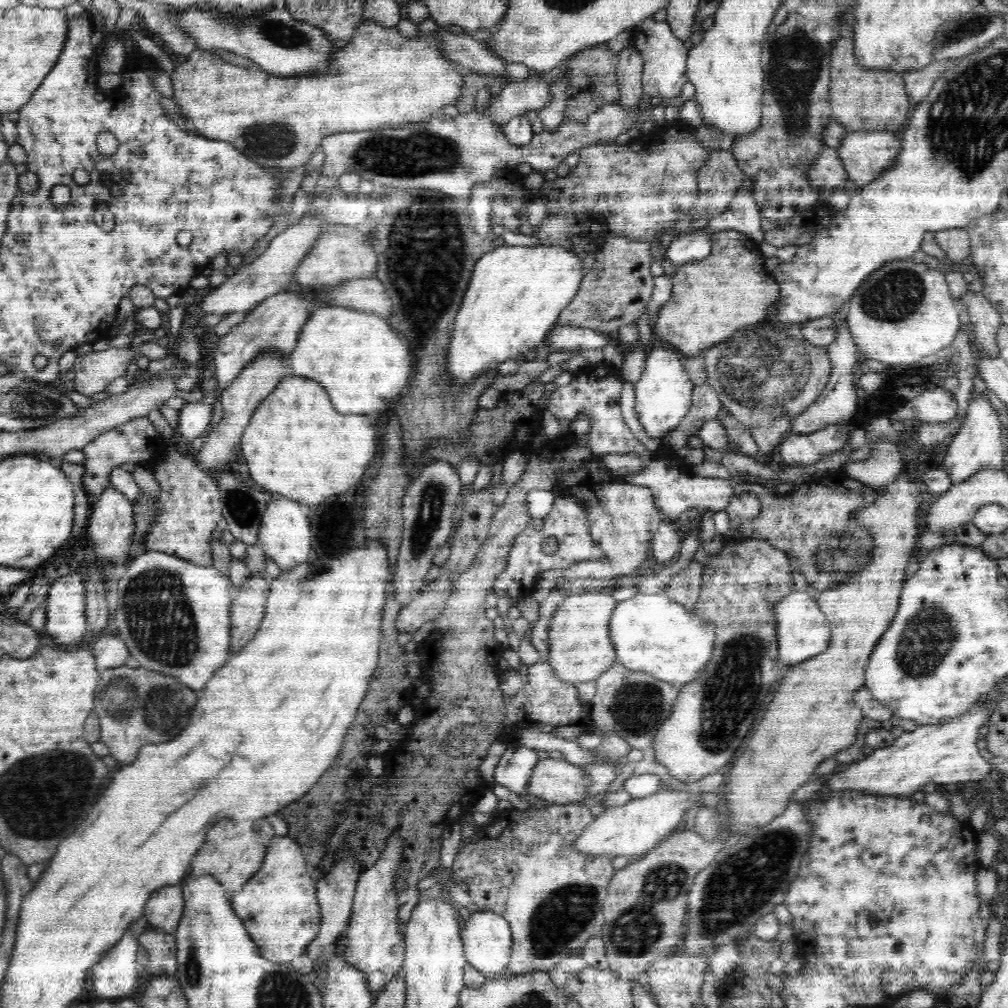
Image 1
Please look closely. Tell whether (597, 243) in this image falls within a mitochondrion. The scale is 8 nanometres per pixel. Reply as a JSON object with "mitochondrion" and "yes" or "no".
{"mitochondrion":"no"}

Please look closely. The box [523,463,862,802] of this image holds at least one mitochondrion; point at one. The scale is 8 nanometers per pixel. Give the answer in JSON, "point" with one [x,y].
{"point":[734,686]}

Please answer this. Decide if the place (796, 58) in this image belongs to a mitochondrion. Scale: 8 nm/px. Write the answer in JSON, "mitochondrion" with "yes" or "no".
{"mitochondrion":"yes"}

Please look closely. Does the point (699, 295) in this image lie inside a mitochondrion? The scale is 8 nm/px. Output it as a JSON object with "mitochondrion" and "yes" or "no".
{"mitochondrion":"no"}

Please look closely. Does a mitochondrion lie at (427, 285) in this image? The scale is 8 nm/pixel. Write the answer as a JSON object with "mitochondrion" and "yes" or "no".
{"mitochondrion":"yes"}

